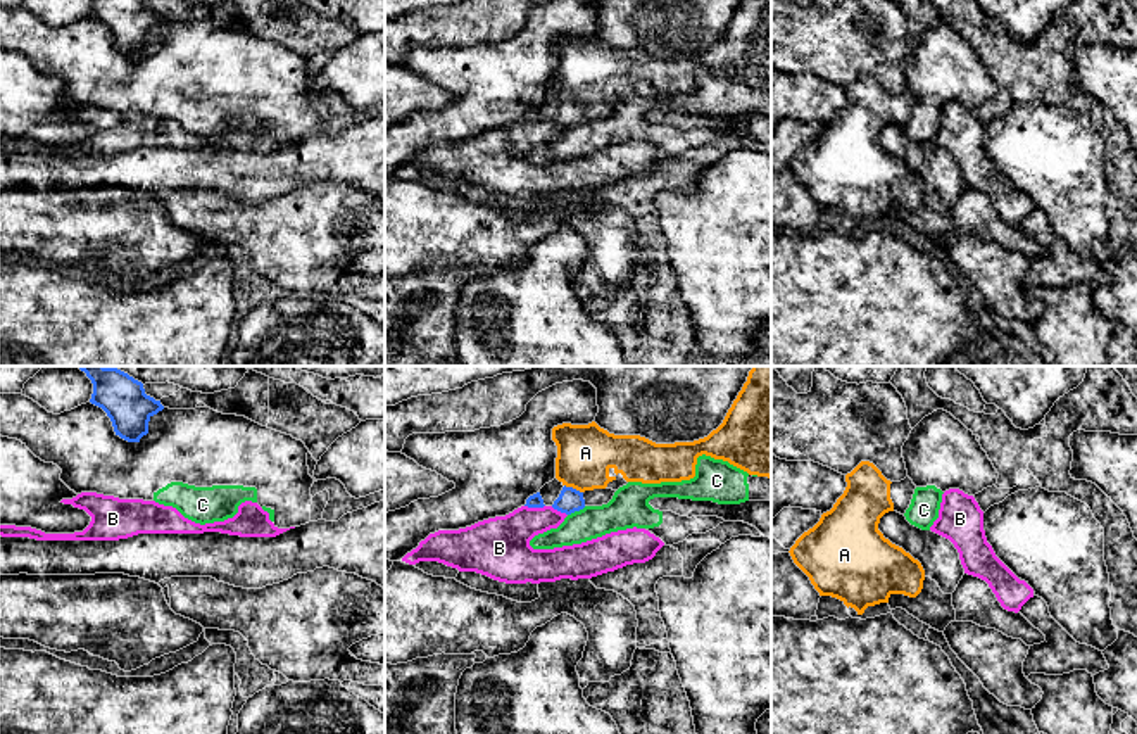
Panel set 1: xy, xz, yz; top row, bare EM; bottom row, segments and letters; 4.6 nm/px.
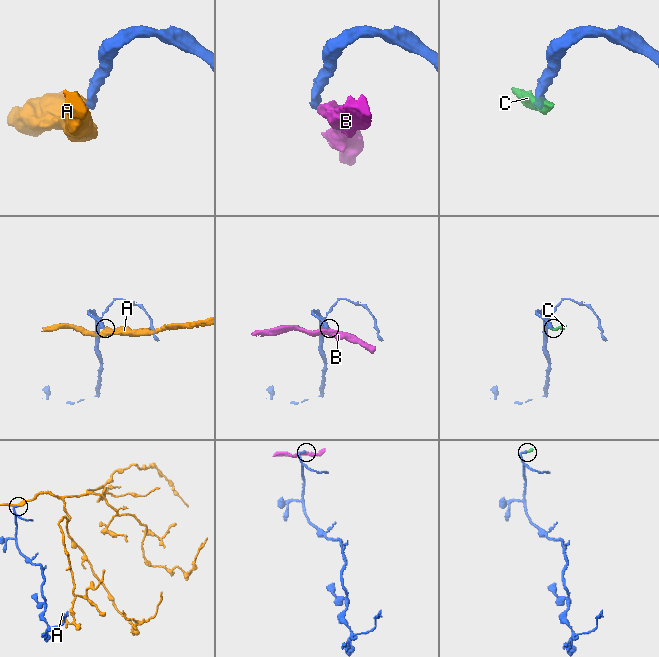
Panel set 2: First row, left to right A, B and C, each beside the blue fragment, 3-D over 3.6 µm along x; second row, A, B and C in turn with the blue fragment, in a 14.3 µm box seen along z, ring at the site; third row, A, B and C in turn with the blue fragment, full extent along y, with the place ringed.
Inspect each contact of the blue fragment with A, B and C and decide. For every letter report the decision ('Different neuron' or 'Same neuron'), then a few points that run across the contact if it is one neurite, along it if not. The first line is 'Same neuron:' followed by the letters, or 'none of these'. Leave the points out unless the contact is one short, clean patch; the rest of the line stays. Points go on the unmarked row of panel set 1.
Same neuron: A
A: Same neuron. Line: xz (570, 113), (571, 101), (585, 66)
B: Different neuron. Line: xz (525, 118), (544, 120)
C: Different neuron. Line: xz (585, 120), (568, 128)

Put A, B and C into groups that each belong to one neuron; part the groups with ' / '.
A / B / C

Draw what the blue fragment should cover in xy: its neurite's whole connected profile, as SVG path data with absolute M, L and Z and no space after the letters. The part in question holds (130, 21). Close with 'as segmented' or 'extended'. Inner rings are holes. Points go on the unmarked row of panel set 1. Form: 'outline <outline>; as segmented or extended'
outline M93 0L90 16L107 26L116 48L128 55L140 55L150 31L164 22L143 0Z; as segmented

